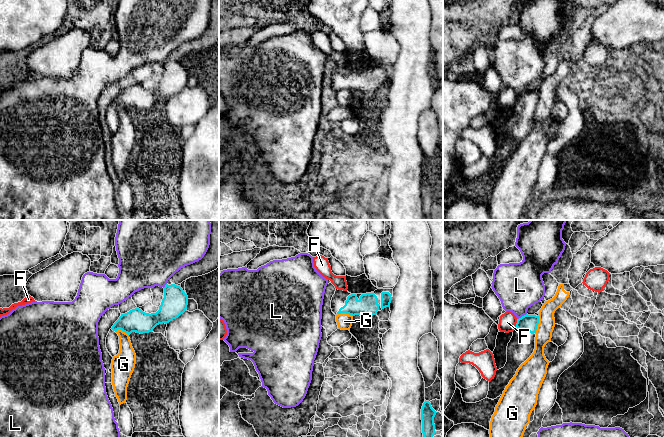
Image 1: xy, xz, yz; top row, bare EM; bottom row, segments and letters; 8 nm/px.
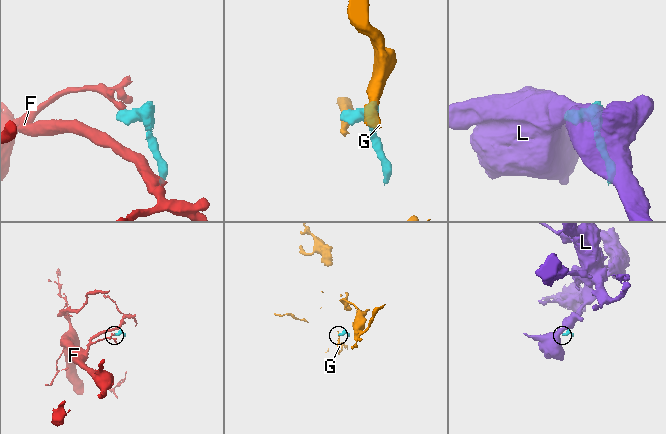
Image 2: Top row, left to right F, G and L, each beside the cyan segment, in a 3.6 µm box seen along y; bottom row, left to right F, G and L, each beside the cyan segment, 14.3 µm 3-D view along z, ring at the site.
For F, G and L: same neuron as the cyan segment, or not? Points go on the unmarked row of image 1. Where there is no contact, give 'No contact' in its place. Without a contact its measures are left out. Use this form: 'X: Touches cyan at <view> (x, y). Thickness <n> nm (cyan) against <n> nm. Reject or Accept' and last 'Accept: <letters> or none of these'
F: Touches cyan at yz (516, 99). Thickness 130 nm (cyan) against 140 nm. Reject
G: Touches cyan at yz (537, 101). Thickness 130 nm (cyan) against 130 nm. Reject
L: Touches cyan at yz (522, 92). Thickness 130 nm (cyan) against 360 nm. Reject
Accept: none of these

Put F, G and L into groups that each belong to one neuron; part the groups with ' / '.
F / G / L

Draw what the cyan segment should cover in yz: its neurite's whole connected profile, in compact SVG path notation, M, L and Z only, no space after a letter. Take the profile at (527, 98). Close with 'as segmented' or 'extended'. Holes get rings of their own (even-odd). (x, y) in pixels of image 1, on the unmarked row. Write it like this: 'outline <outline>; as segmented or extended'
outline M526 90L517 95L513 112L507 122L507 138L496 147L495 153L489 158L487 174L494 176L502 171L520 141L532 131L538 100L539 92L536 91Z; extended

